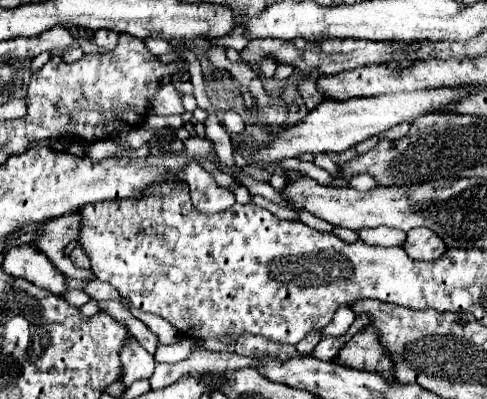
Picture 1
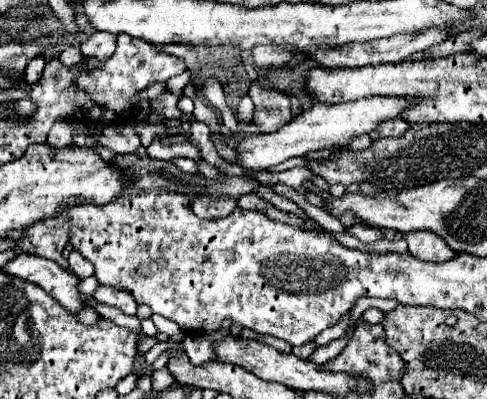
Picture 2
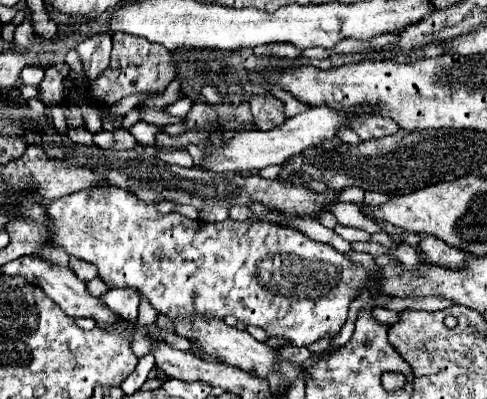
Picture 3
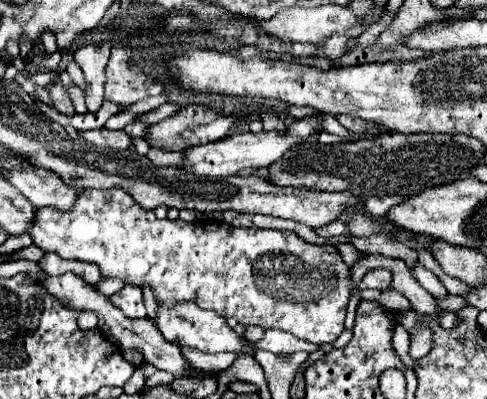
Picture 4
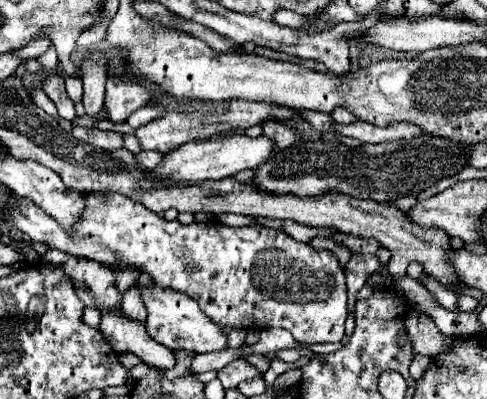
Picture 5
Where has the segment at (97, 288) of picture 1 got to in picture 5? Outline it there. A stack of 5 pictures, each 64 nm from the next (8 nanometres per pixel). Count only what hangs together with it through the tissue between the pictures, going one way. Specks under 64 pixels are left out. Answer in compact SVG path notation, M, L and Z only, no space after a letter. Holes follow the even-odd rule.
M134 288L124 292L124 296L122 296L122 310L124 310L124 316L128 320L136 320L136 322L144 322L146 320L146 308L142 304L140 294Z

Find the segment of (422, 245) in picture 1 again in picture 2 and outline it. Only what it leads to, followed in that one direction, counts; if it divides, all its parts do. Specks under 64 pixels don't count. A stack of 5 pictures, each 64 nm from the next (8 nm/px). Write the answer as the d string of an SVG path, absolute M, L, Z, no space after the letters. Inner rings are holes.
M426 230L408 232L404 238L408 242L410 254L420 260L444 262L456 256L456 252L452 252L452 248L448 248L448 244L444 244L444 240L440 240L440 236L434 236L432 232L426 232Z

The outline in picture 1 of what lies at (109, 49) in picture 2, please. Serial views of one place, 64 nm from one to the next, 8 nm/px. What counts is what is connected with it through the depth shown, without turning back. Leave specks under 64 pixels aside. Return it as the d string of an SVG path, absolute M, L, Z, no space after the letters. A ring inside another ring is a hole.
M96 30L94 32L94 44L100 46L104 52L110 52L118 44L118 34L110 32L110 30Z

